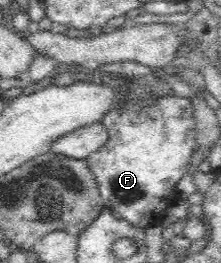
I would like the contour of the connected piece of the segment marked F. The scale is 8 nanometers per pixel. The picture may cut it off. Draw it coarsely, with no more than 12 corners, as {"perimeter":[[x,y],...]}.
{"perimeter":[[167,96],[100,123],[85,161],[104,204],[137,229],[180,198],[192,103]]}

